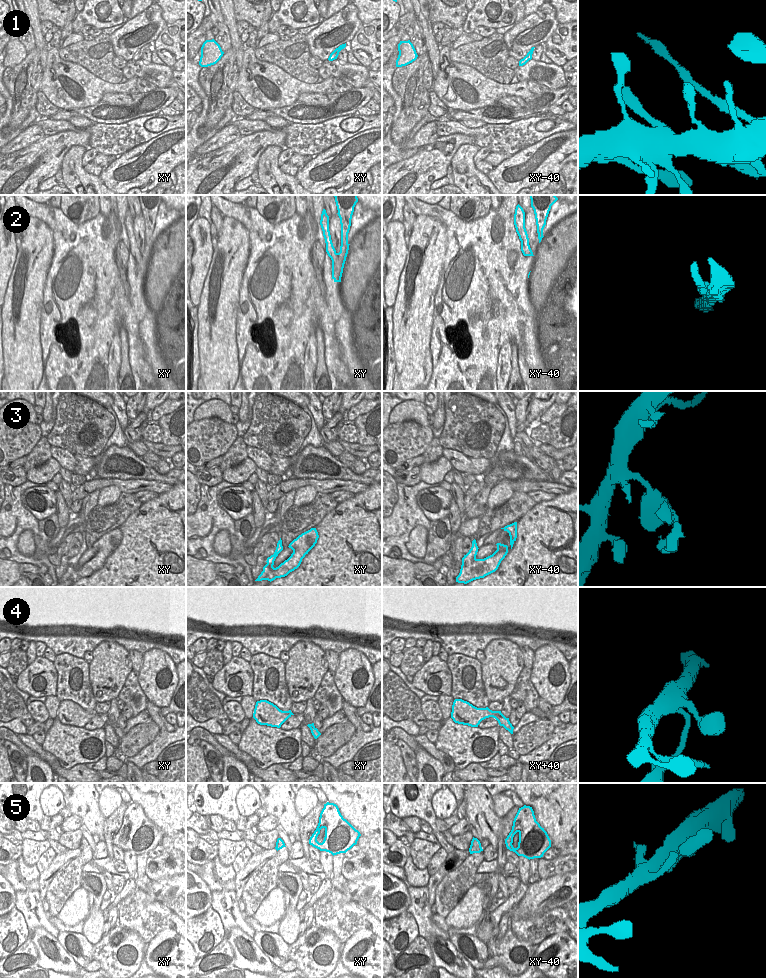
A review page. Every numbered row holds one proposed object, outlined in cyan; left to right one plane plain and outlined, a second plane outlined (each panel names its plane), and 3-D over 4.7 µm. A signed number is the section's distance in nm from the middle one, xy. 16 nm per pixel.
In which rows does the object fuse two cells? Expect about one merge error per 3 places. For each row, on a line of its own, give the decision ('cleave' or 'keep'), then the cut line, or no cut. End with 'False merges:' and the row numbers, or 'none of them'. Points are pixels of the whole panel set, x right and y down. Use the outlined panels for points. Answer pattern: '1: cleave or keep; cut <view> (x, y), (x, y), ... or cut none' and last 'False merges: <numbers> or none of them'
1: cleave; cut xy (335, 49), (337, 56)
2: cleave; cut xy (336, 253), (341, 261), (340, 279)
3: cleave; cut xy (304, 532), (316, 541)
4: keep; cut none
5: keep; cut none
False merges: 1, 2, 3

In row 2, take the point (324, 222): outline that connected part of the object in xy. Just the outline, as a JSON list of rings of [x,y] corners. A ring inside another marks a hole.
[[[323,209],[321,214],[320,225],[326,243],[326,252],[332,260],[332,279],[334,280],[334,282],[341,282],[340,272],[342,268],[342,260],[339,259],[339,256],[333,246],[329,231],[329,216],[327,215],[325,209]]]

